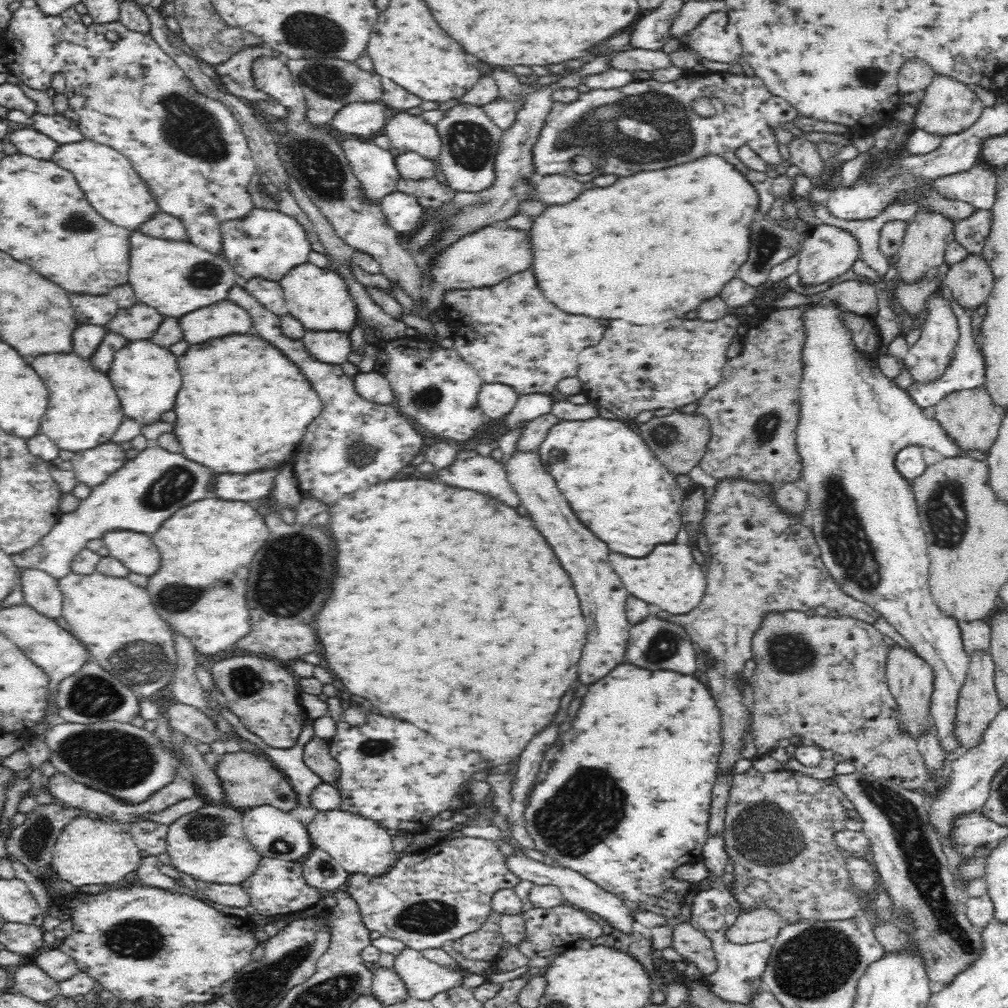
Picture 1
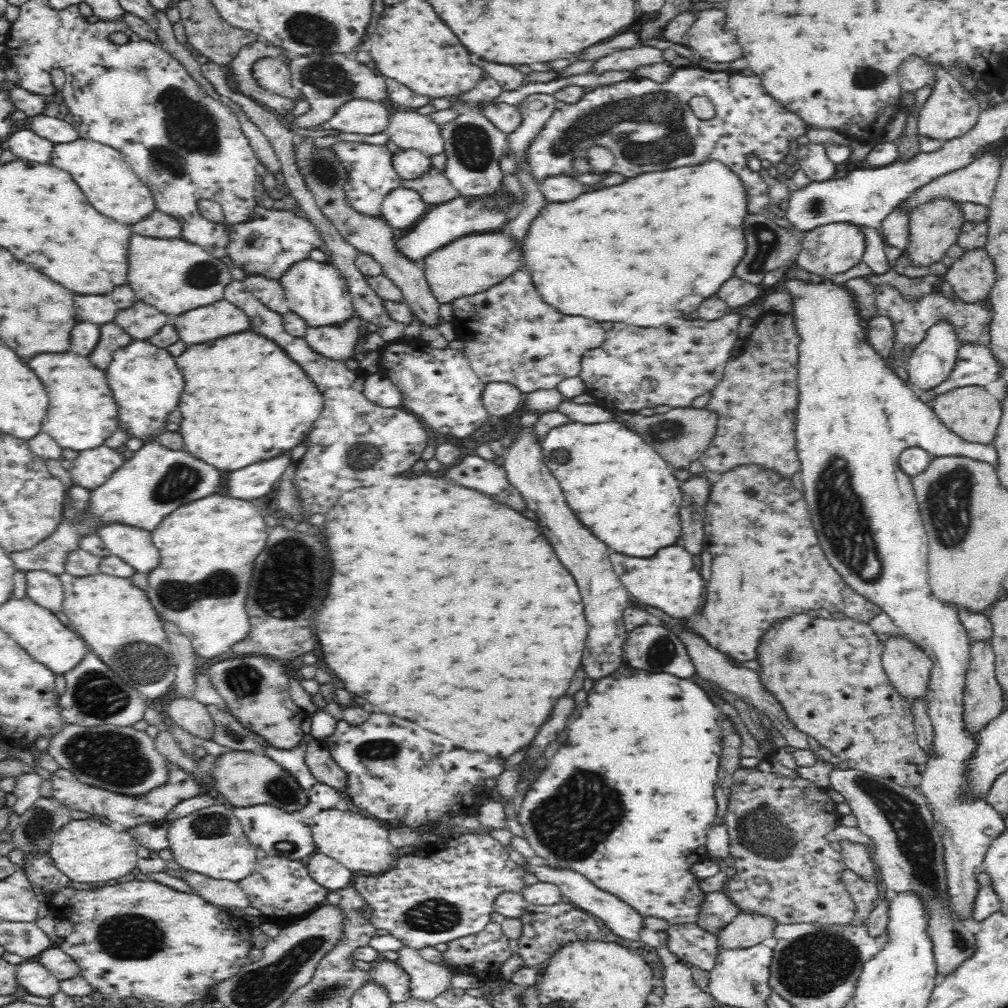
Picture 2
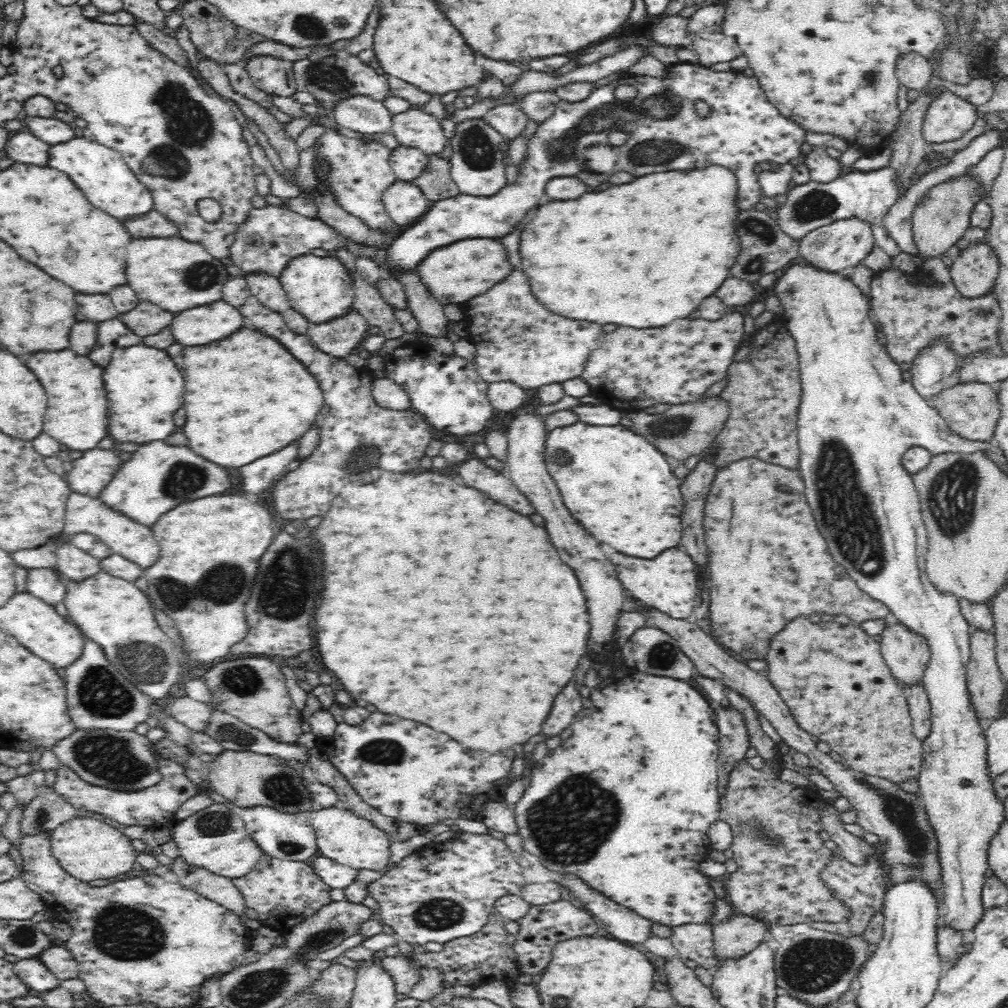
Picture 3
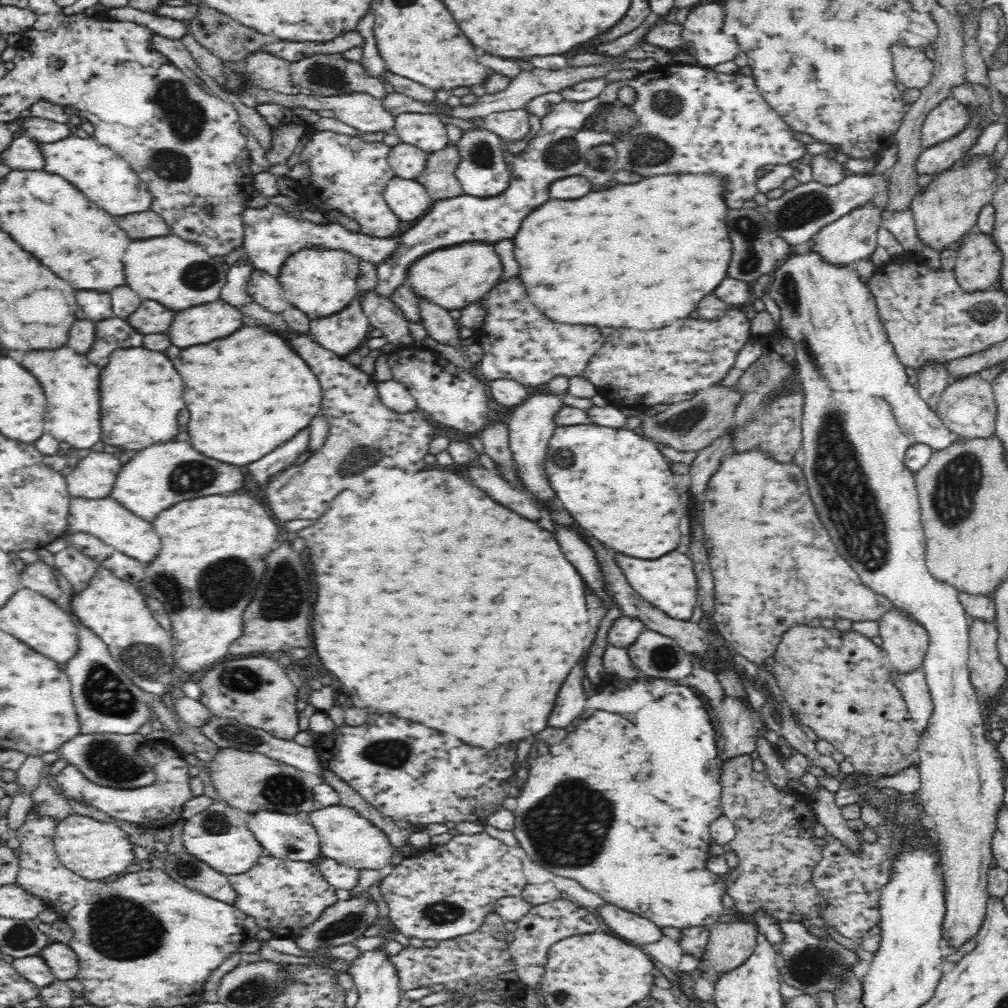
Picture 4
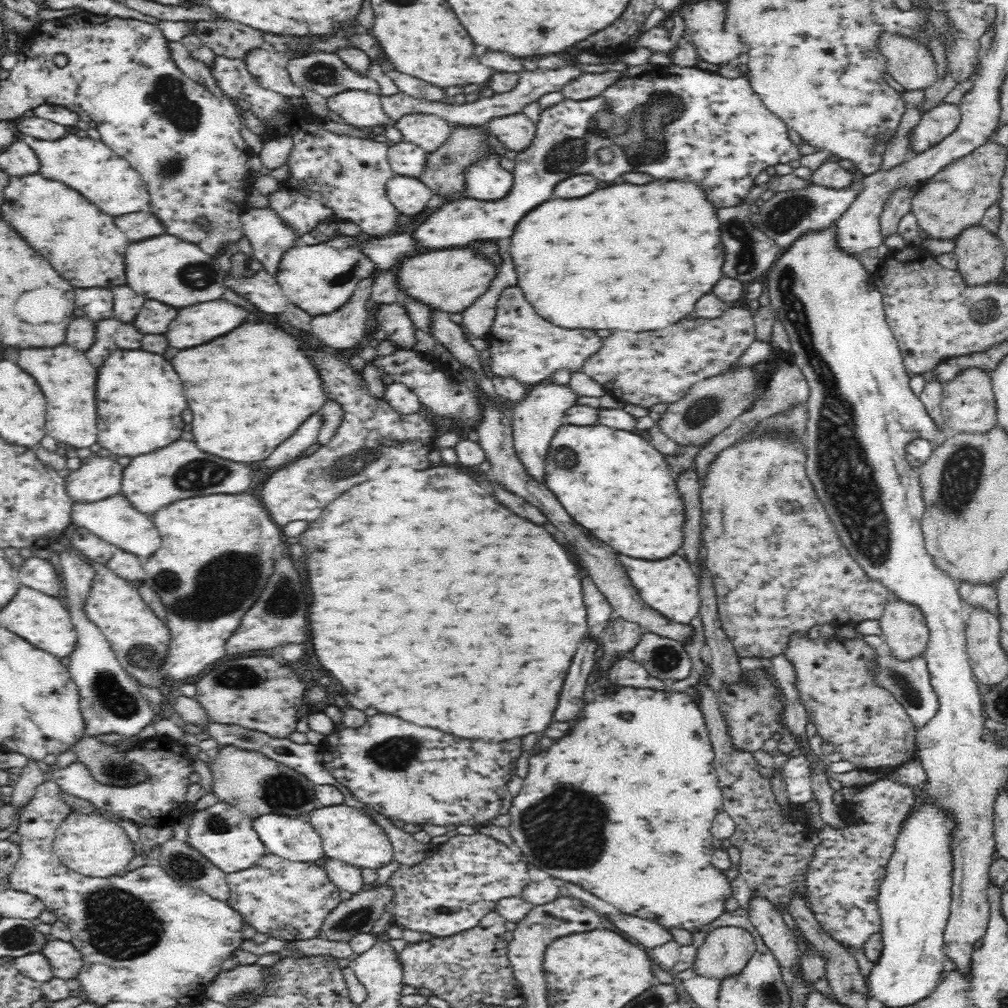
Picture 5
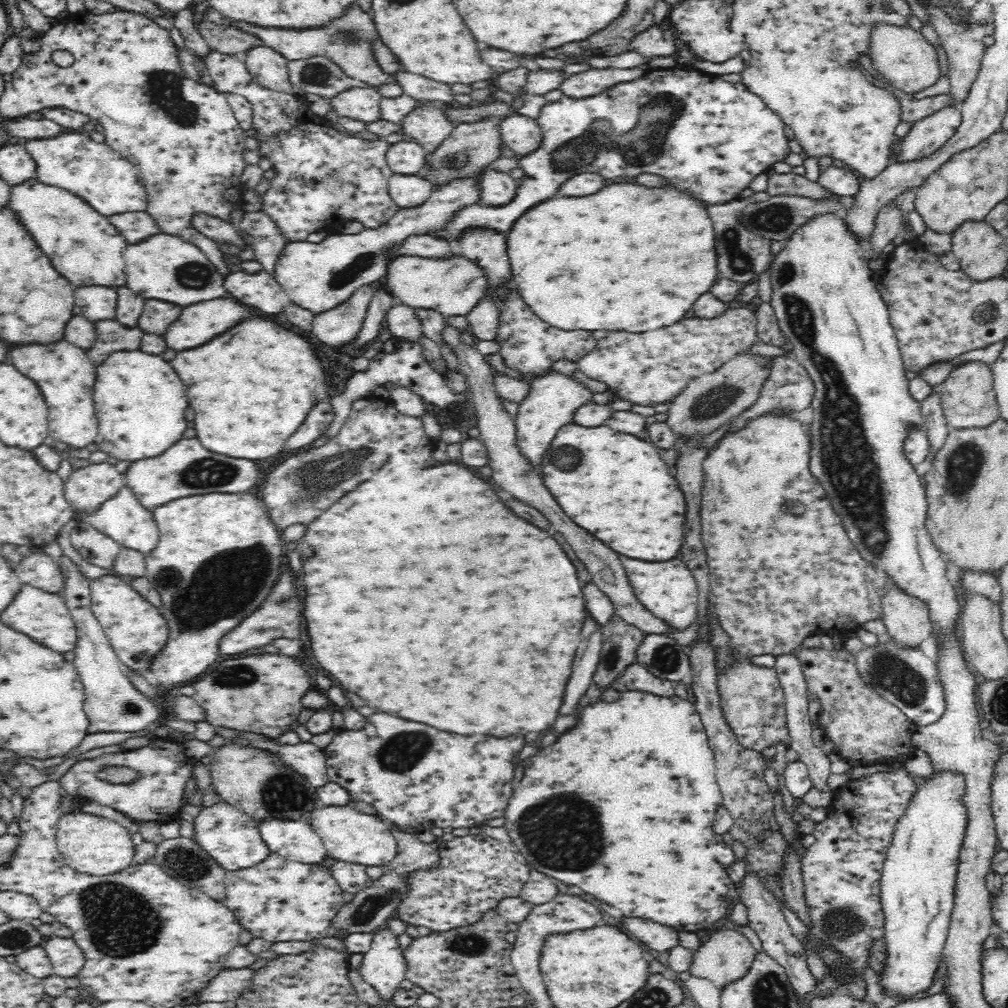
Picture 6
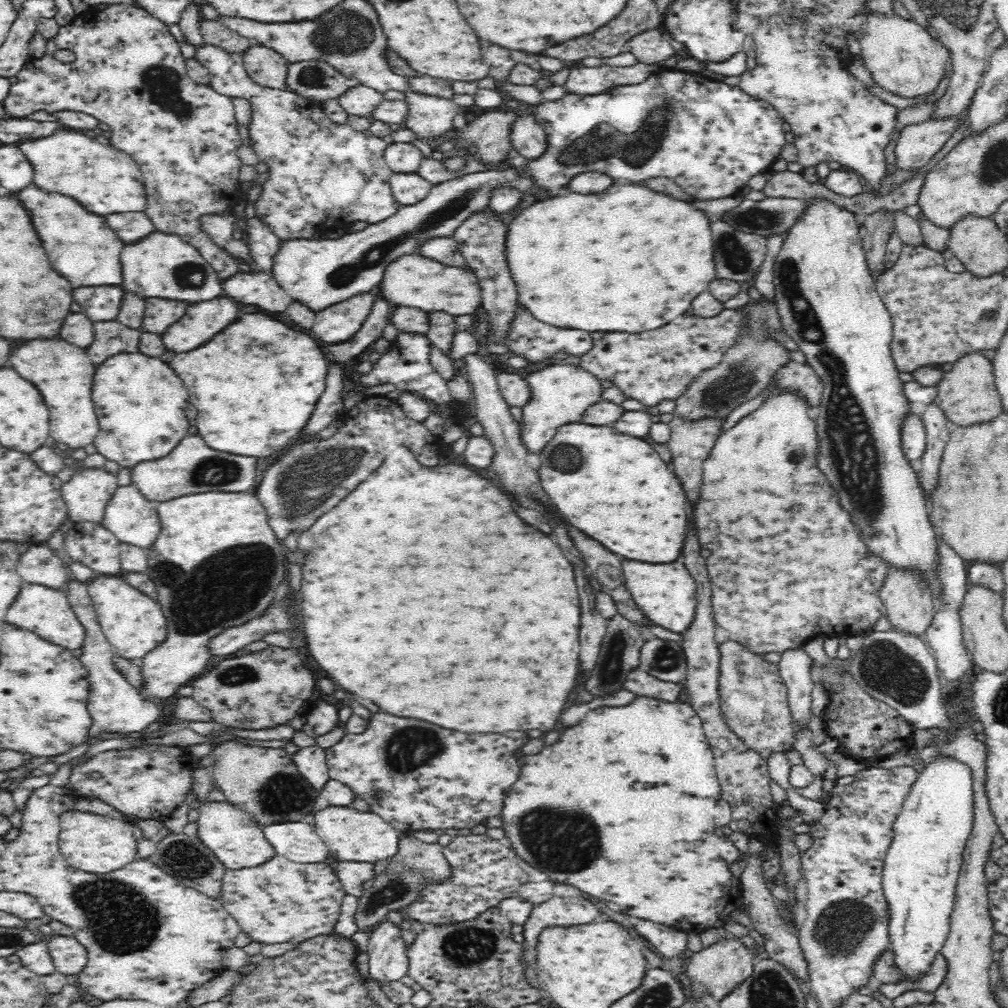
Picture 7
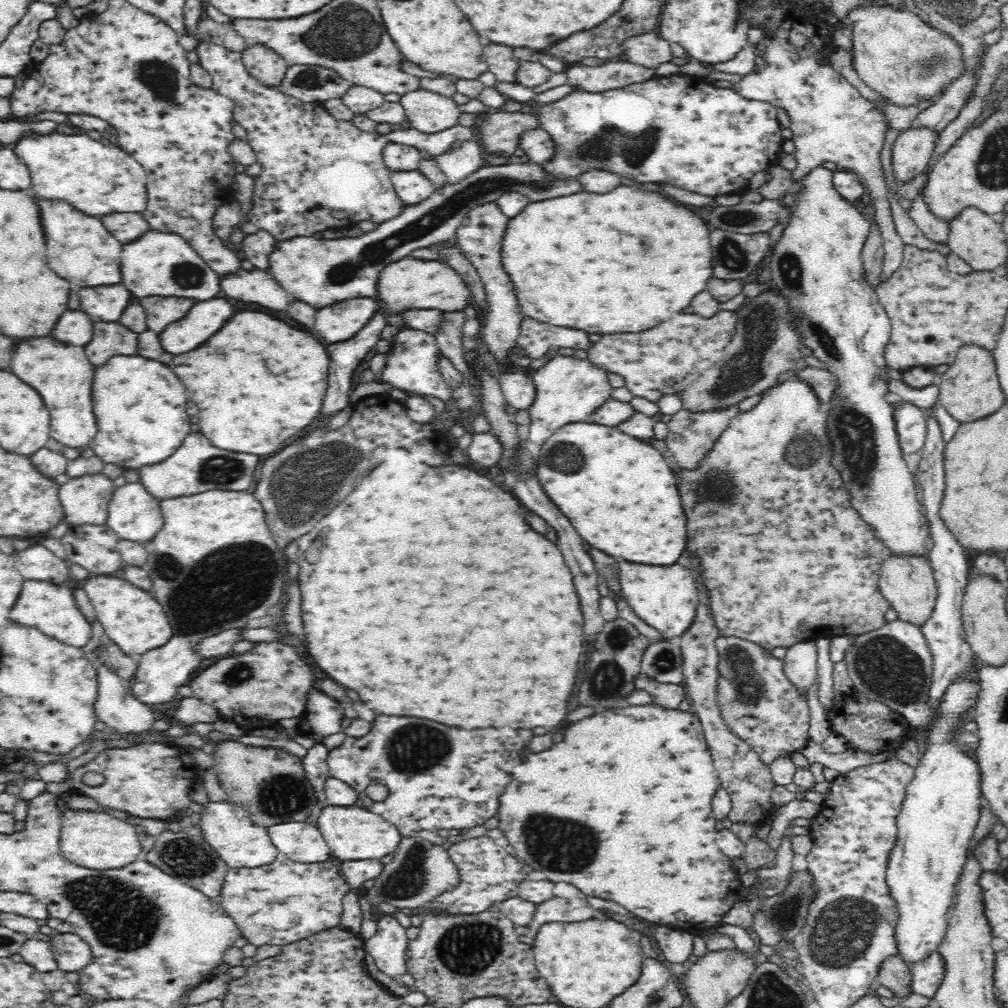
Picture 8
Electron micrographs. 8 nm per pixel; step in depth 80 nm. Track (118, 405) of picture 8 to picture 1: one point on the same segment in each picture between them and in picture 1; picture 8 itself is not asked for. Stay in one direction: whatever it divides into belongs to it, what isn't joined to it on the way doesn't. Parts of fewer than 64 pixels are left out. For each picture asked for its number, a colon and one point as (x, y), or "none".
1: (146, 376)
2: (147, 383)
3: (145, 387)
4: (142, 393)
5: (140, 398)
6: (140, 400)
7: (140, 402)

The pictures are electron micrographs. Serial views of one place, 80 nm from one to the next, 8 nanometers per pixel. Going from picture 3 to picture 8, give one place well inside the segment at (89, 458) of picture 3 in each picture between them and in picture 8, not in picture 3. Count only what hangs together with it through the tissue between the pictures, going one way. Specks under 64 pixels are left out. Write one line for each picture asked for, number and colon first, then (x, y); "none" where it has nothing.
4: (93, 477)
5: (98, 477)
6: (89, 485)
7: (87, 492)
8: (85, 499)

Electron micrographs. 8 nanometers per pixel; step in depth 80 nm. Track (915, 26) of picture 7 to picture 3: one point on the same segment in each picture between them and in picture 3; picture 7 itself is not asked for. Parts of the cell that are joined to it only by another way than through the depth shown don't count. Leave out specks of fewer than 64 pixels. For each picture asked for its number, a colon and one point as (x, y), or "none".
3: (914, 71)
4: (913, 68)
5: (911, 63)
6: (903, 57)

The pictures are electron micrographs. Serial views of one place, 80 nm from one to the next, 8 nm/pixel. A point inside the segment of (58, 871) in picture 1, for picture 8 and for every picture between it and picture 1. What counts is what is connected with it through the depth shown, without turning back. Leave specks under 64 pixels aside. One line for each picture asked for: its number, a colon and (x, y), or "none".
2: (85, 850)
3: (87, 849)
4: (93, 849)
5: (92, 846)
6: (90, 844)
7: (96, 844)
8: (95, 840)

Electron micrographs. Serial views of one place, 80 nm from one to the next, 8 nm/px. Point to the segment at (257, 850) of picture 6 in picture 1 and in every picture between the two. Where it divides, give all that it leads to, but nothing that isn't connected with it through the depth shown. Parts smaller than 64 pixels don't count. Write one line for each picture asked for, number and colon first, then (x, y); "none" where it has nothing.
1: (209, 845)
2: (211, 841)
3: (215, 839)
4: (218, 836)
5: (222, 833)

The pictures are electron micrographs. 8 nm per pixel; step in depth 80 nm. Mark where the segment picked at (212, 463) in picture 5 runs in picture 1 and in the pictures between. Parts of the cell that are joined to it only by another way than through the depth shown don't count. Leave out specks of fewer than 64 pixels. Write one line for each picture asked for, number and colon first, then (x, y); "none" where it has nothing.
1: (141, 495)
2: (155, 481)
3: (157, 477)
4: (157, 477)

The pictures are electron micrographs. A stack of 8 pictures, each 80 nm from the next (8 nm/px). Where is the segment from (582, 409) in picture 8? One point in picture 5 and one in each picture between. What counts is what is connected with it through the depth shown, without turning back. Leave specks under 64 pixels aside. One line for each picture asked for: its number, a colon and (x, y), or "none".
5: (534, 421)
6: (551, 401)
7: (559, 394)

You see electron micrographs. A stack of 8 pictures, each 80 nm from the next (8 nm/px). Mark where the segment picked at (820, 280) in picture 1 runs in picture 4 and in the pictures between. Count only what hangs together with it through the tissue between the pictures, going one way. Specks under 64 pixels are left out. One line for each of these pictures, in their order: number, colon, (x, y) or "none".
2: (833, 248)
3: (840, 246)
4: (852, 238)

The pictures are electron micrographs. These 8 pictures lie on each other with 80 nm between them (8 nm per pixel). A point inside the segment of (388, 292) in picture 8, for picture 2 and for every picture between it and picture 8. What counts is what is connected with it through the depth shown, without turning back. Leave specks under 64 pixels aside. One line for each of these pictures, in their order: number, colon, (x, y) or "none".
2: (475, 262)
3: (466, 268)
4: (455, 276)
5: (451, 279)
6: (452, 286)
7: (412, 280)

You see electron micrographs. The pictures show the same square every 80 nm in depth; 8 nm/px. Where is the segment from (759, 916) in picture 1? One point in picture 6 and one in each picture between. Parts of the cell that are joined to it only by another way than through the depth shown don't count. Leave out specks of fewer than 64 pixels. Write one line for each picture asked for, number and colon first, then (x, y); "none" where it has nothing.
2: (748, 929)
3: (741, 934)
4: (730, 944)
5: (726, 950)
6: (728, 954)

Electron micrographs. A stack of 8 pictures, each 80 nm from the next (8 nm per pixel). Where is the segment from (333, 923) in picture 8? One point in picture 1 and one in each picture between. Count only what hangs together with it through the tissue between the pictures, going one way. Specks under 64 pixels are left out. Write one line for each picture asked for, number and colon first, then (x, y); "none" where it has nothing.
1: (277, 888)
2: (278, 888)
3: (284, 893)
4: (283, 896)
5: (286, 900)
6: (277, 900)
7: (279, 900)

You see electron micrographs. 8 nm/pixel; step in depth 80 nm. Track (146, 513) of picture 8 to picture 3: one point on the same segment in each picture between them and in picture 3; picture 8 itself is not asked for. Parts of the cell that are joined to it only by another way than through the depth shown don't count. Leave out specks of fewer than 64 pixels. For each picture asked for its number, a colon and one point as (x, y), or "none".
3: (83, 513)
4: (104, 518)
5: (113, 519)
6: (121, 518)
7: (133, 520)

